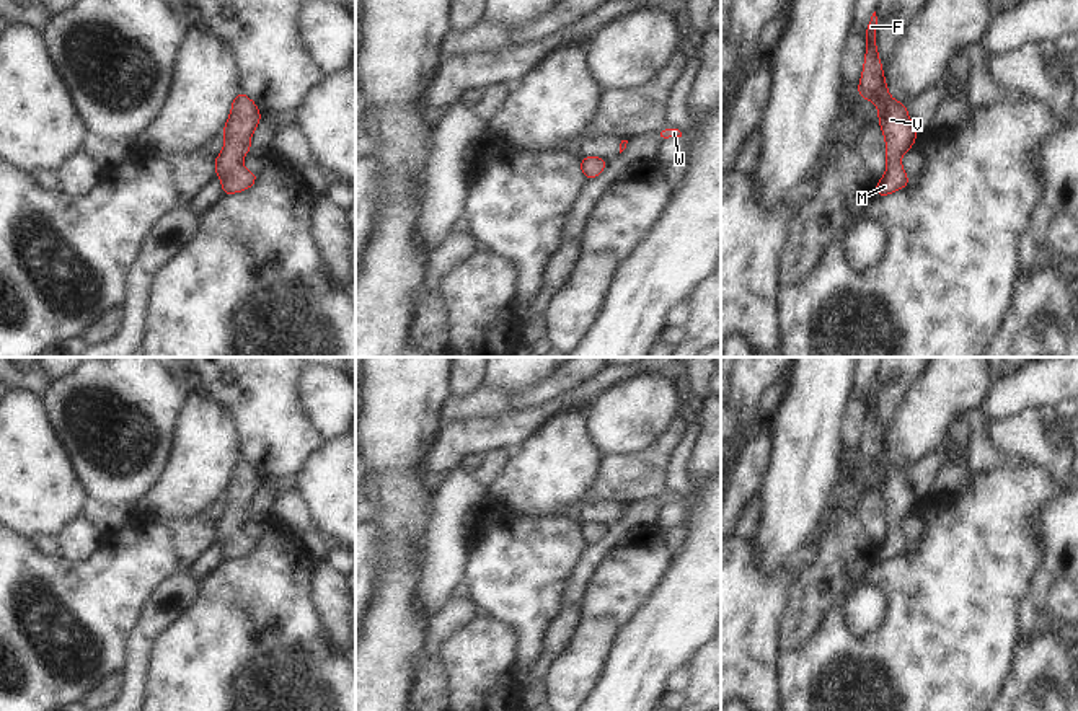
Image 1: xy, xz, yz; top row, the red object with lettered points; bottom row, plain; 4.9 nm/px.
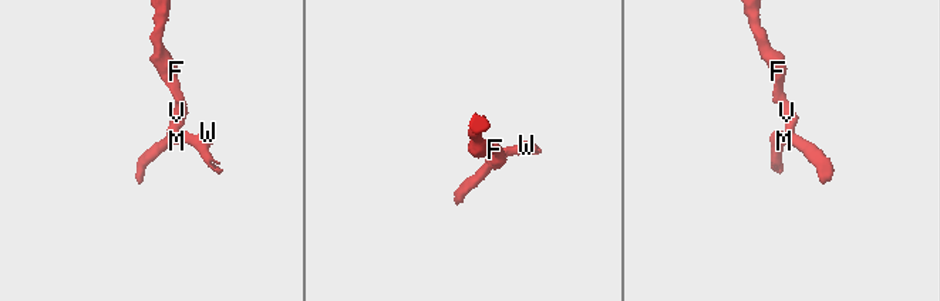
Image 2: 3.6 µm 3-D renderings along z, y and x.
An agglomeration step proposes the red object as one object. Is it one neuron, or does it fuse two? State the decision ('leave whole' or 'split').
leave whole

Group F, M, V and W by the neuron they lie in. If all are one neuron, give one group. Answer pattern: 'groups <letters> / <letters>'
groups F M V W

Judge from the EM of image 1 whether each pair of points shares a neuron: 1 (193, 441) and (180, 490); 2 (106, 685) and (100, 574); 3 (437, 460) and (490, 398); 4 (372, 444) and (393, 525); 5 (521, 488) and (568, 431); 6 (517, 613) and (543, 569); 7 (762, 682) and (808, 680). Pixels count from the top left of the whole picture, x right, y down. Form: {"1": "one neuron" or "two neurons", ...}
{"1": "one neuron", "2": "two neurons", "3": "two neurons", "4": "one neuron", "5": "one neuron", "6": "one neuron", "7": "two neurons"}

